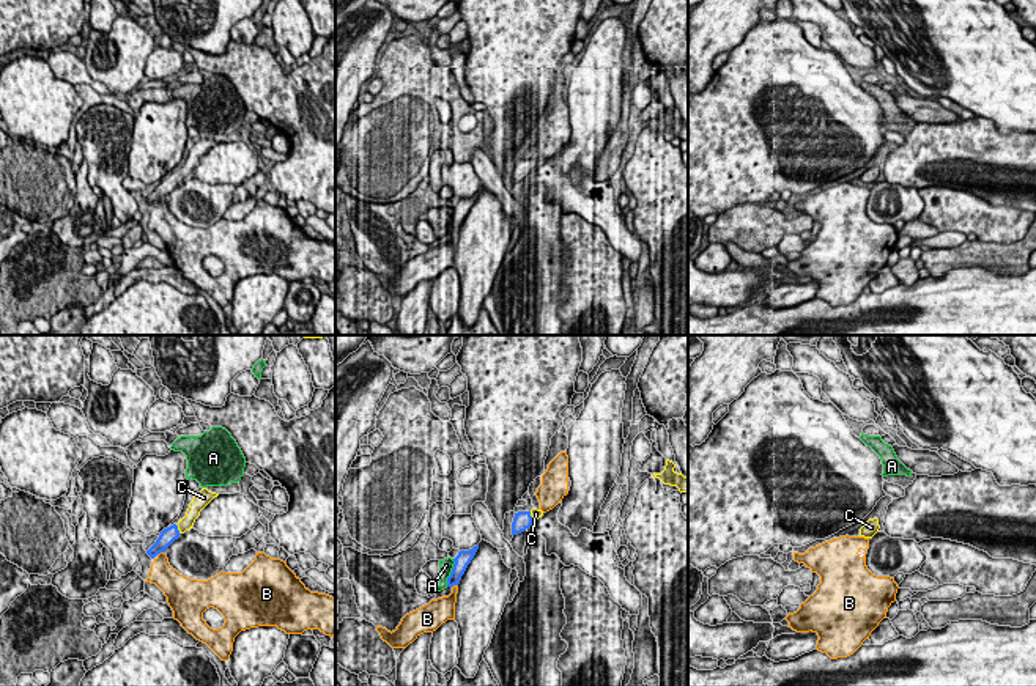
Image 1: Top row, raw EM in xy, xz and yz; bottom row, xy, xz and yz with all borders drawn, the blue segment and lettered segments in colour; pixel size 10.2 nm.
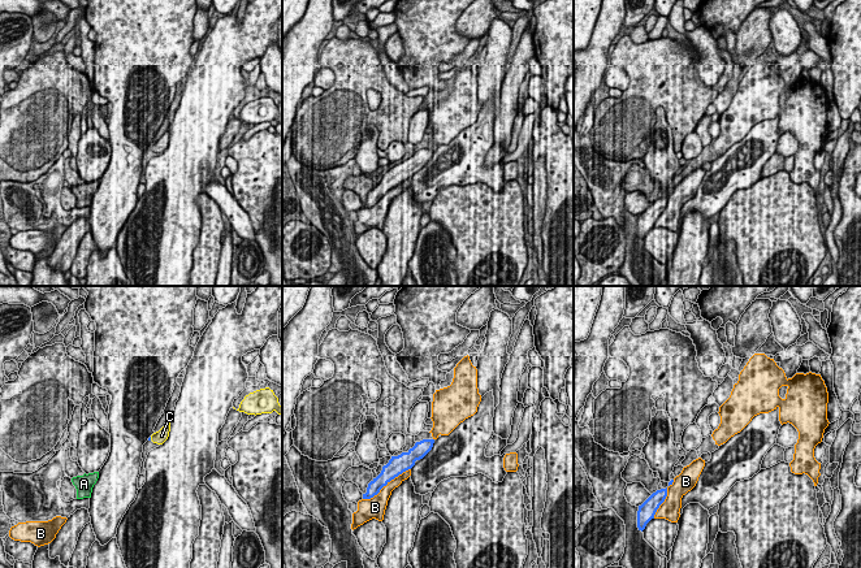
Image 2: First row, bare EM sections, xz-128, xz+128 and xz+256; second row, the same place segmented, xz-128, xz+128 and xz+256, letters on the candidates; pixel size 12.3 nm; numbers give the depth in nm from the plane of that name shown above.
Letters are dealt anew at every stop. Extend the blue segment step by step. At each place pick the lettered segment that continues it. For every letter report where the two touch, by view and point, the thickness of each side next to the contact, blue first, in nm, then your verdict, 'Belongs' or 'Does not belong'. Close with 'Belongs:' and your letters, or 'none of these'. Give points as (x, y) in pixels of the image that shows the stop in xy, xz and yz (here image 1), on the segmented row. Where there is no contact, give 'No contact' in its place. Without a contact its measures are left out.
A: Touches blue at xz (451, 573). Thickness 160 nm (blue) against 140 nm. Does not belong
B: Touches blue at xz (454, 584). Thickness 140 nm (blue) against 200 nm. Does not belong
C: Touches blue at xy (177, 529). Thickness 160 nm (blue) against 140 nm. Belongs
Belongs: C

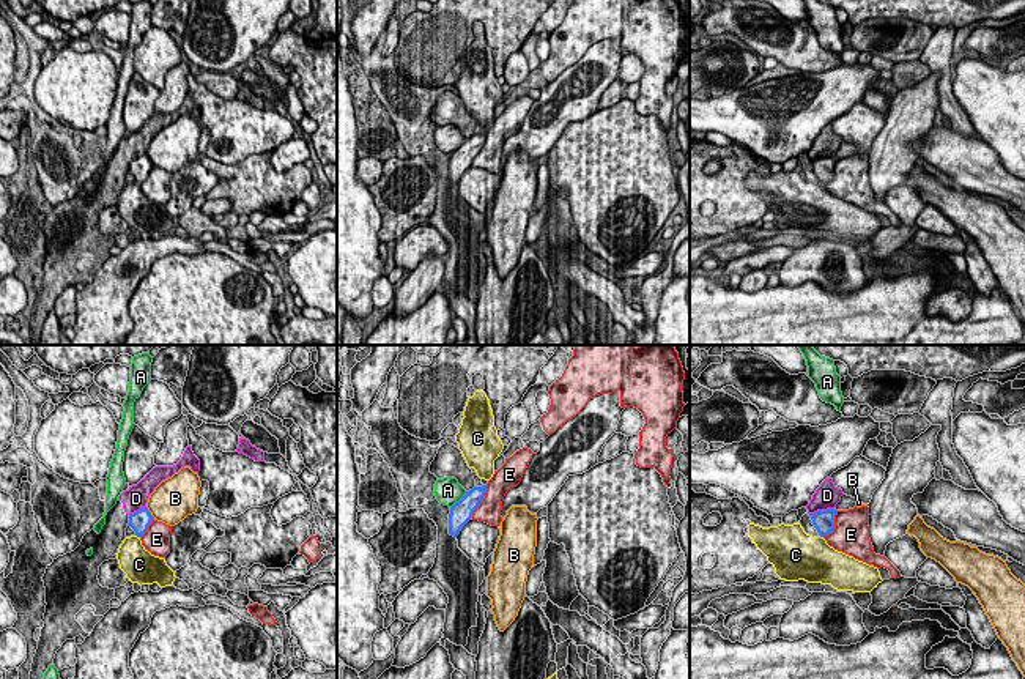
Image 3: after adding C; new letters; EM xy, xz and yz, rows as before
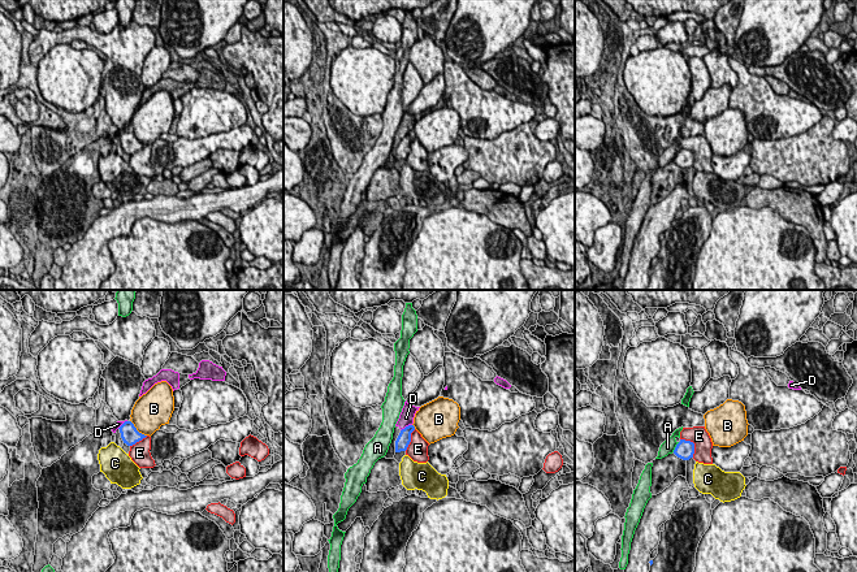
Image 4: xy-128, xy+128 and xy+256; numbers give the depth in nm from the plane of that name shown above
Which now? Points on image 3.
A: Touches blue at xz (460, 500). Thickness 220 nm (blue) against 280 nm. Does not belong
B: Touches blue at xy (150, 512). Thickness 200 nm (blue) against 420 nm. Does not belong
C: Touches blue at xy (137, 536). Thickness 200 nm (blue) against 320 nm. Does not belong
D: Touches blue at yz (821, 511). Thickness 220 nm (blue) against 240 nm. Does not belong
E: Touches blue at xz (482, 500). Thickness 220 nm (blue) against 240 nm. Does not belong
Belongs: none of these

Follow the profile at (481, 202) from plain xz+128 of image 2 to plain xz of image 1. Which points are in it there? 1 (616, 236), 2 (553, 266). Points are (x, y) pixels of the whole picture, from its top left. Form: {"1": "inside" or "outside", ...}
{"1": "outside", "2": "outside"}

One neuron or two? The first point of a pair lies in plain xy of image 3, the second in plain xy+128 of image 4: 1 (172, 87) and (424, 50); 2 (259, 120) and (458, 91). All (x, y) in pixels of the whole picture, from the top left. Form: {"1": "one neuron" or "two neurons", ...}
{"1": "two neurons", "2": "one neuron"}

